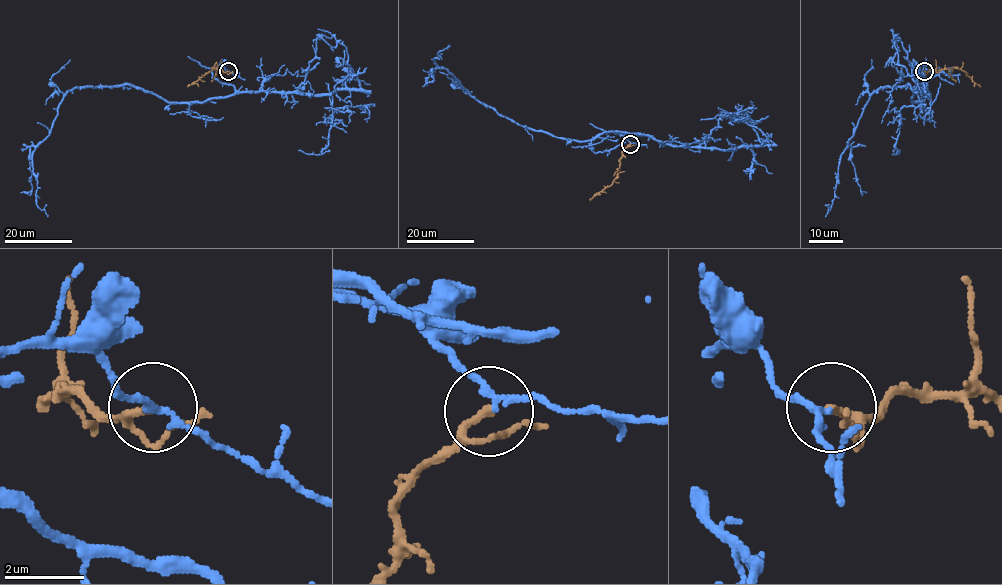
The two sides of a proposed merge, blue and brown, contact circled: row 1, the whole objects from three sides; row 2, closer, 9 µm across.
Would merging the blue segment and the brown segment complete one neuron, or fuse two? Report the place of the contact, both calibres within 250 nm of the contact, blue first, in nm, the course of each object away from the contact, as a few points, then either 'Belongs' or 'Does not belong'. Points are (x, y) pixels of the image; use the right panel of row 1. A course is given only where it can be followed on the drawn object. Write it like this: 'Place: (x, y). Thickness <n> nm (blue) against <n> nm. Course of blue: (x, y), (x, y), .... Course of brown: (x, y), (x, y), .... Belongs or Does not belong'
Place: (924, 71). Thickness 140 nm (blue) against 140 nm. Course of blue: (924, 71), (912, 71), (912, 101), (921, 103), (908, 85), (872, 94), (840, 156), (825, 216). Course of brown: (924, 71), (961, 69), (980, 86). Does not belong

